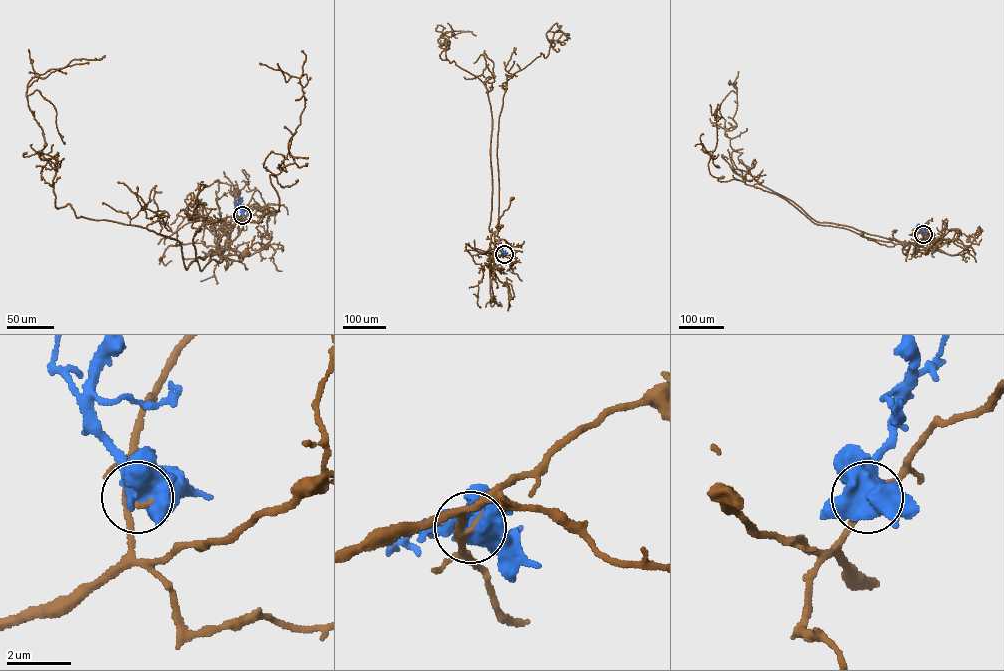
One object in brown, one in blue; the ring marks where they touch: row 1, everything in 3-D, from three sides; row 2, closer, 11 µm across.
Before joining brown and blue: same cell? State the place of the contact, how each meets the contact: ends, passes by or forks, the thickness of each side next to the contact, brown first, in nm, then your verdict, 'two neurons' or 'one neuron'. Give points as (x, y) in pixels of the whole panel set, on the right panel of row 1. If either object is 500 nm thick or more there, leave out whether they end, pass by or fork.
place (923, 234); calibres 280 and 600 nm; two neurons

